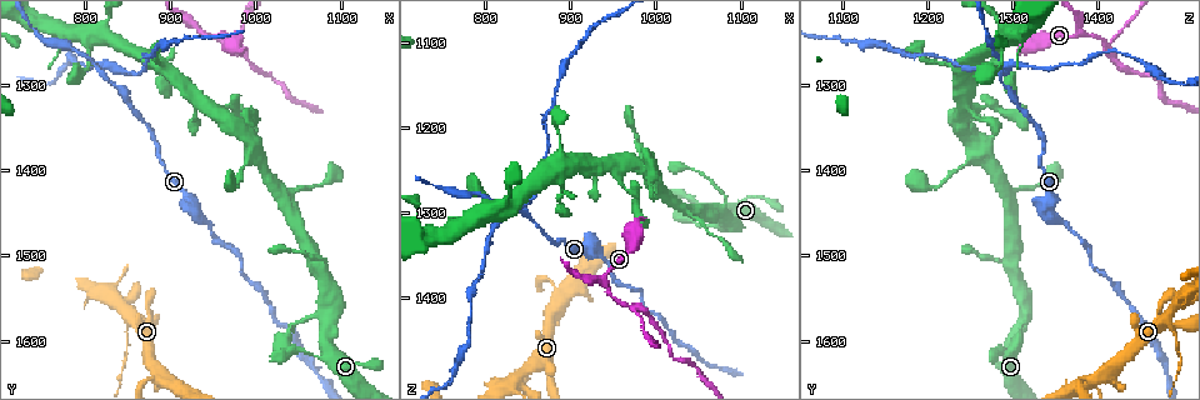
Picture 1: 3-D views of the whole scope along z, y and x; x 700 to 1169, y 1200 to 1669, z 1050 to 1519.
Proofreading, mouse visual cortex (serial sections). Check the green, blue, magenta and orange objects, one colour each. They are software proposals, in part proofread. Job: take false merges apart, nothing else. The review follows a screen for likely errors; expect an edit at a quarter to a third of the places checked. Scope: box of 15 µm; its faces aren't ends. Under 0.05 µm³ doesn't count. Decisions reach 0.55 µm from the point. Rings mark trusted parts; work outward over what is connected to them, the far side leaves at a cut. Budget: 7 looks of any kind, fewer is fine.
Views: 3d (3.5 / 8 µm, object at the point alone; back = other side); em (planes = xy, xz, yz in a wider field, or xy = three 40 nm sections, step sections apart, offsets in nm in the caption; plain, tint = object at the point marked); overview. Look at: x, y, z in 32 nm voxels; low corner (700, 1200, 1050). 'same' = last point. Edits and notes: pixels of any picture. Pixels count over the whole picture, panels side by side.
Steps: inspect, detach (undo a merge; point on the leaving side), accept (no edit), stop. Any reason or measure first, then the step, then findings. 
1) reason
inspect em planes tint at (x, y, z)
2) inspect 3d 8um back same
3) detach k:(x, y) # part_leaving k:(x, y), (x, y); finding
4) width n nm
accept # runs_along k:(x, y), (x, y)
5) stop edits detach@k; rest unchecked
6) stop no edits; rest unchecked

three-way junction
inspect 3d 3.5um back at (850, 1580, 1480)

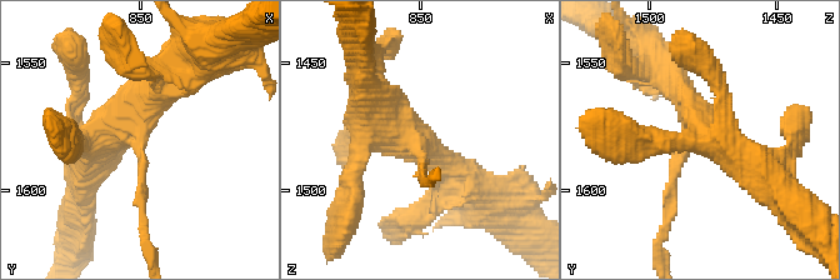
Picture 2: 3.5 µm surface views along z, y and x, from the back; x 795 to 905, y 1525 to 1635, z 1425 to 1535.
arms 3; arm_widths 150, 400, 450 nm; now the EM
inspect em xy step 2 tint at (851, 1579, 1480)

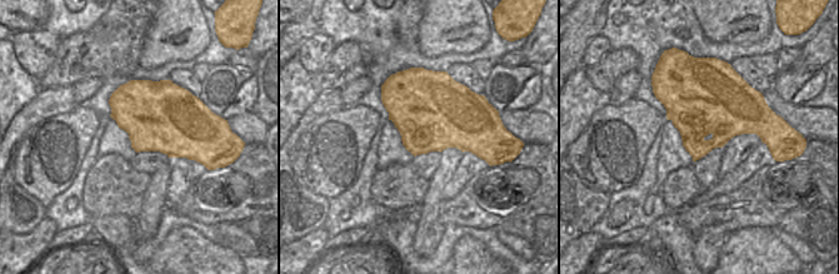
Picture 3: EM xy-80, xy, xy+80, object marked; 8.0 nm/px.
accept # runs_along 2:(364, 84), (421, 173); all the same cell

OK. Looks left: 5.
four-way junction
inspect 3d 3.5um at (830, 1280, 1290)

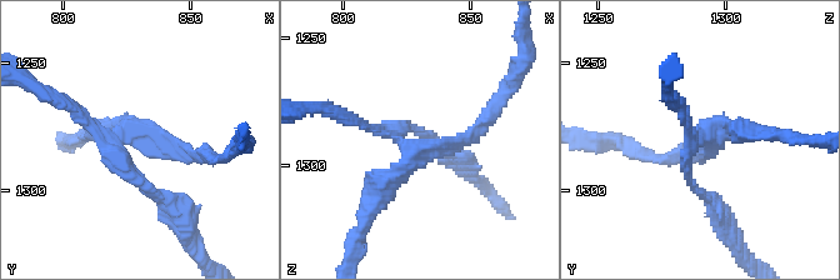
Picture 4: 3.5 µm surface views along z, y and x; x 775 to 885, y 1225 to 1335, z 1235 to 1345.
now the EM
inspect em xy step 1 tint at (829, 1277, 1294)

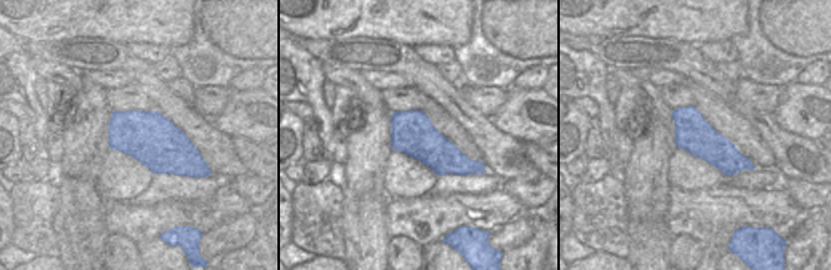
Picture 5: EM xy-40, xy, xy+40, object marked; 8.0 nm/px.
width 340 nm
detach 4:(391, 184) # part_leaving 4:(400, 141), (461, 141), (495, 103); two cells meet here

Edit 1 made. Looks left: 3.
inspect overview

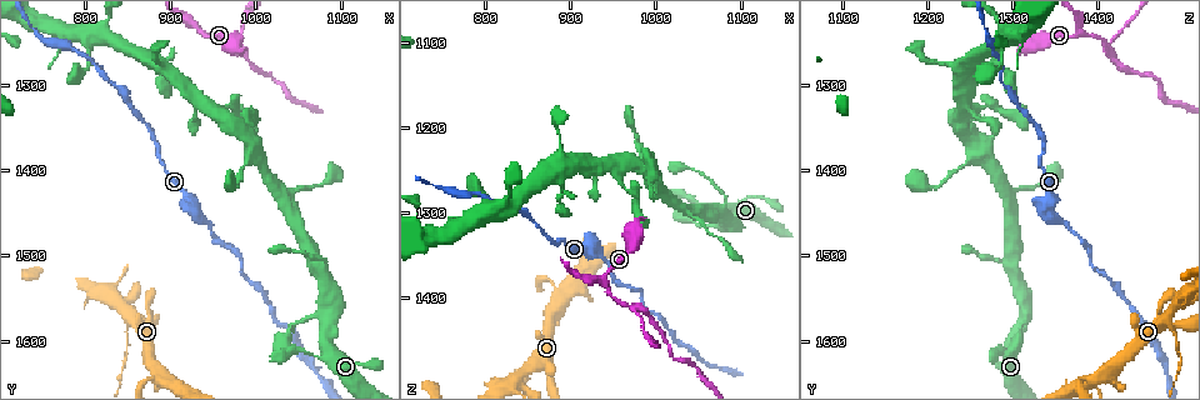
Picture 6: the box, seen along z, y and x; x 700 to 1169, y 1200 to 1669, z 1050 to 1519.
side arm on a straight run
inspect 3d 3.5um at (970, 1260, 1410)

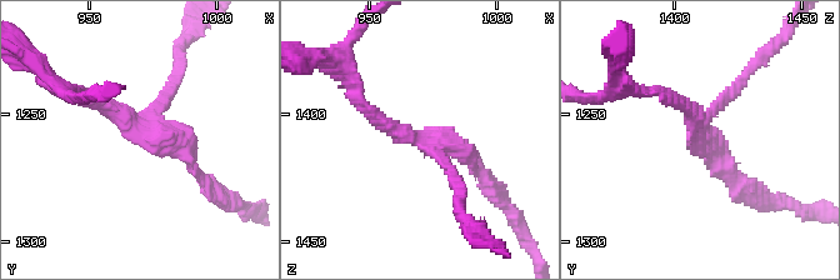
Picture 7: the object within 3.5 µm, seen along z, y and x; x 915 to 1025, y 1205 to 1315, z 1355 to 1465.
arms 3; arm_widths 150, 200, 200 nm
inspect em planes tint at (971, 1256, 1409)

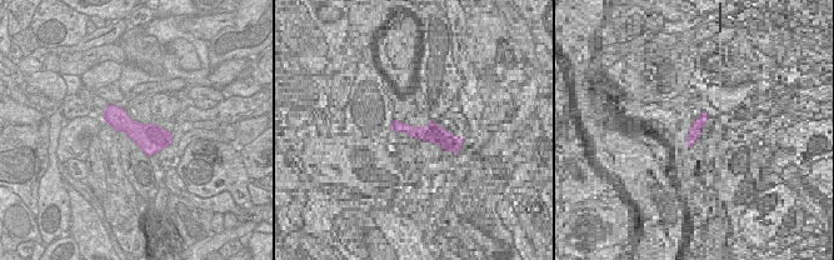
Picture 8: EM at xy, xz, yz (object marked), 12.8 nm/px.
detach 7:(739, 84) # part_leaving 7:(710, 115), (784, 34); a second cell is stuck on

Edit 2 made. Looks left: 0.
stop edits detach@4, detach@7; rest unchecked

